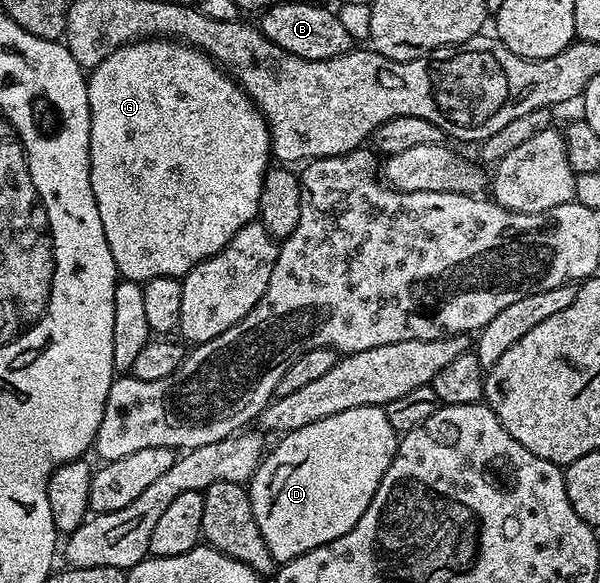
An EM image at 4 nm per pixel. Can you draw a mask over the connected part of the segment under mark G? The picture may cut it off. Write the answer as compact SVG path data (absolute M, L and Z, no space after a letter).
M154 37L138 39L125 47L115 49L111 57L107 57L99 66L88 72L87 101L91 117L91 133L89 134L89 172L91 173L91 193L95 193L95 201L99 205L99 221L103 221L103 233L107 237L107 245L111 245L111 257L115 257L117 274L122 280L144 285L148 279L155 277L184 277L195 265L204 259L210 259L219 253L243 229L243 225L254 222L258 218L259 197L263 189L265 173L271 166L271 148L269 145L269 127L261 110L250 99L249 95L238 83L226 75L212 59L203 51L190 47L180 41Z

